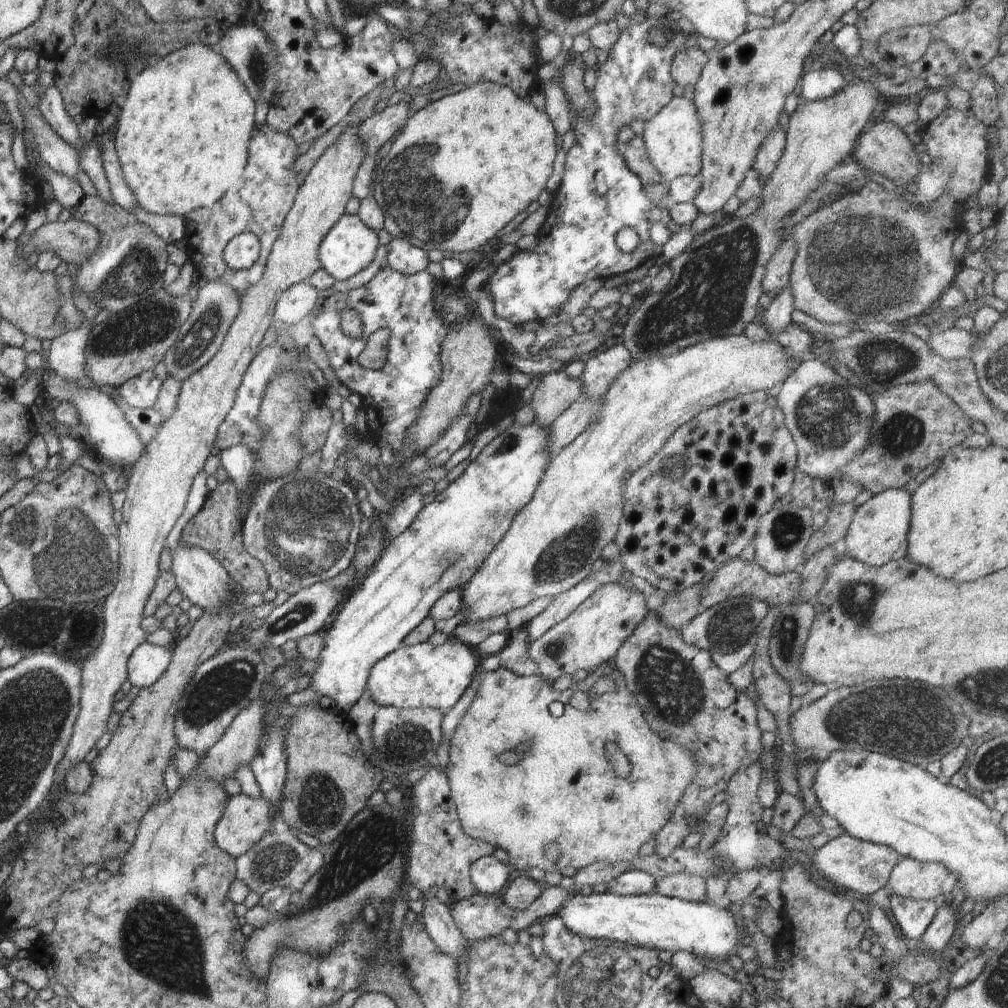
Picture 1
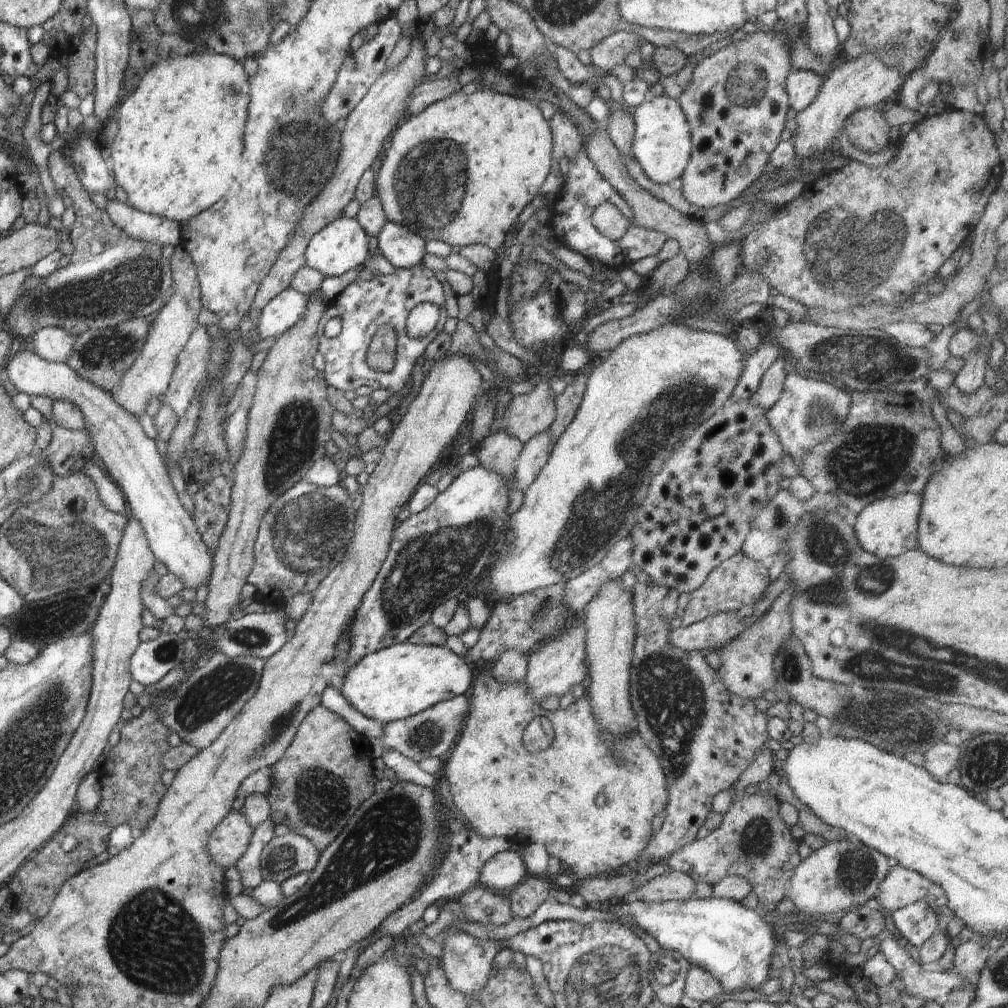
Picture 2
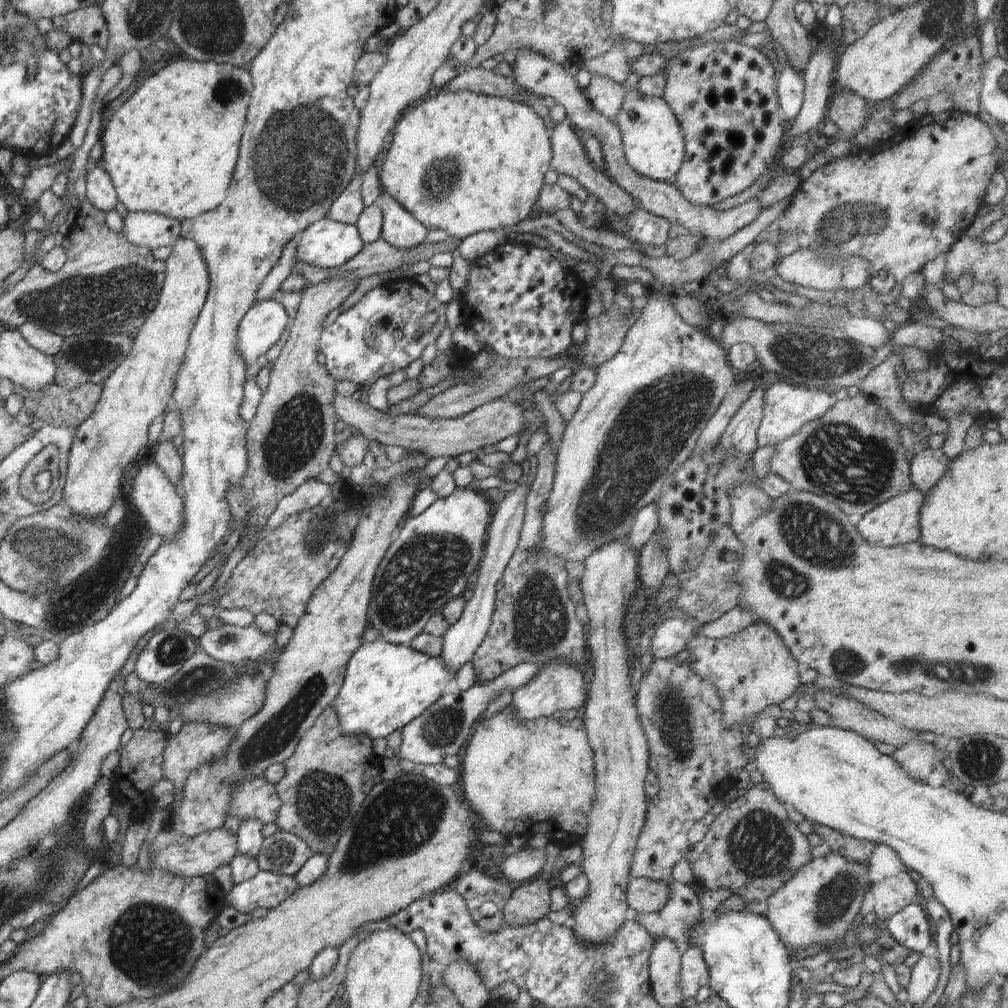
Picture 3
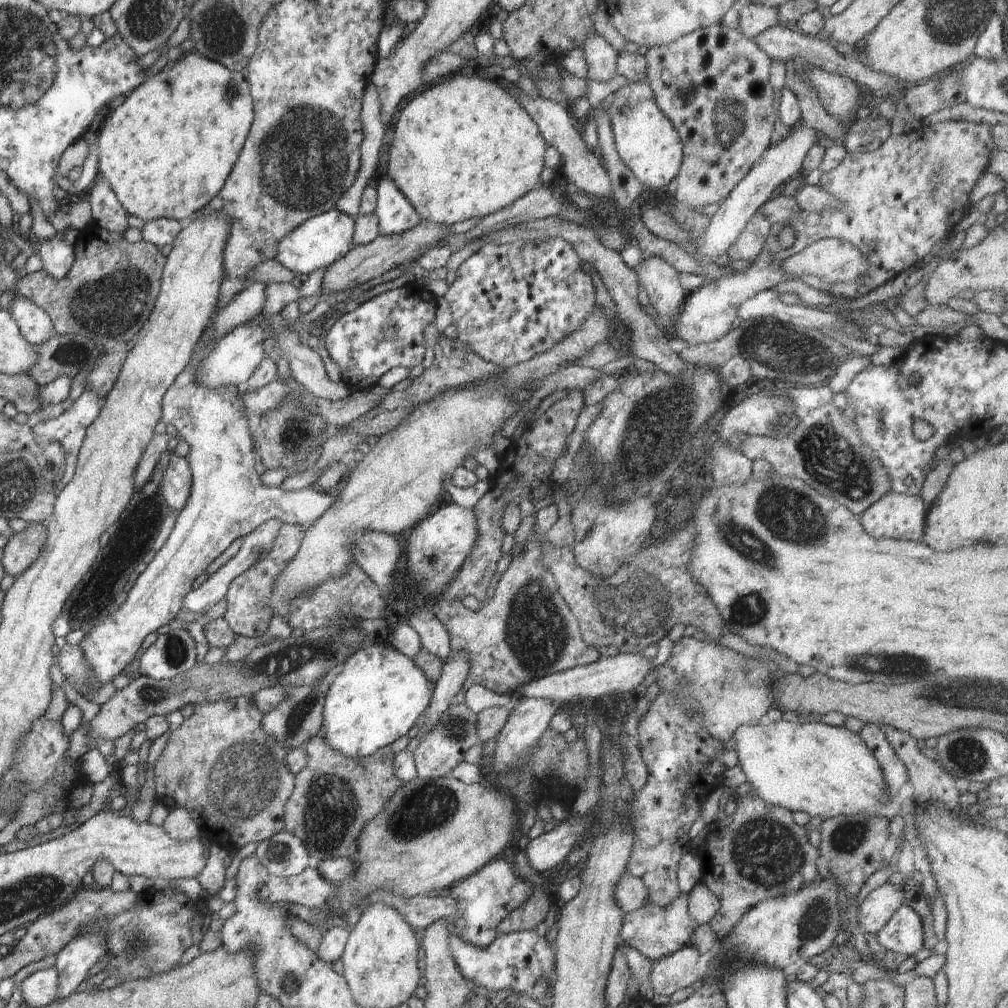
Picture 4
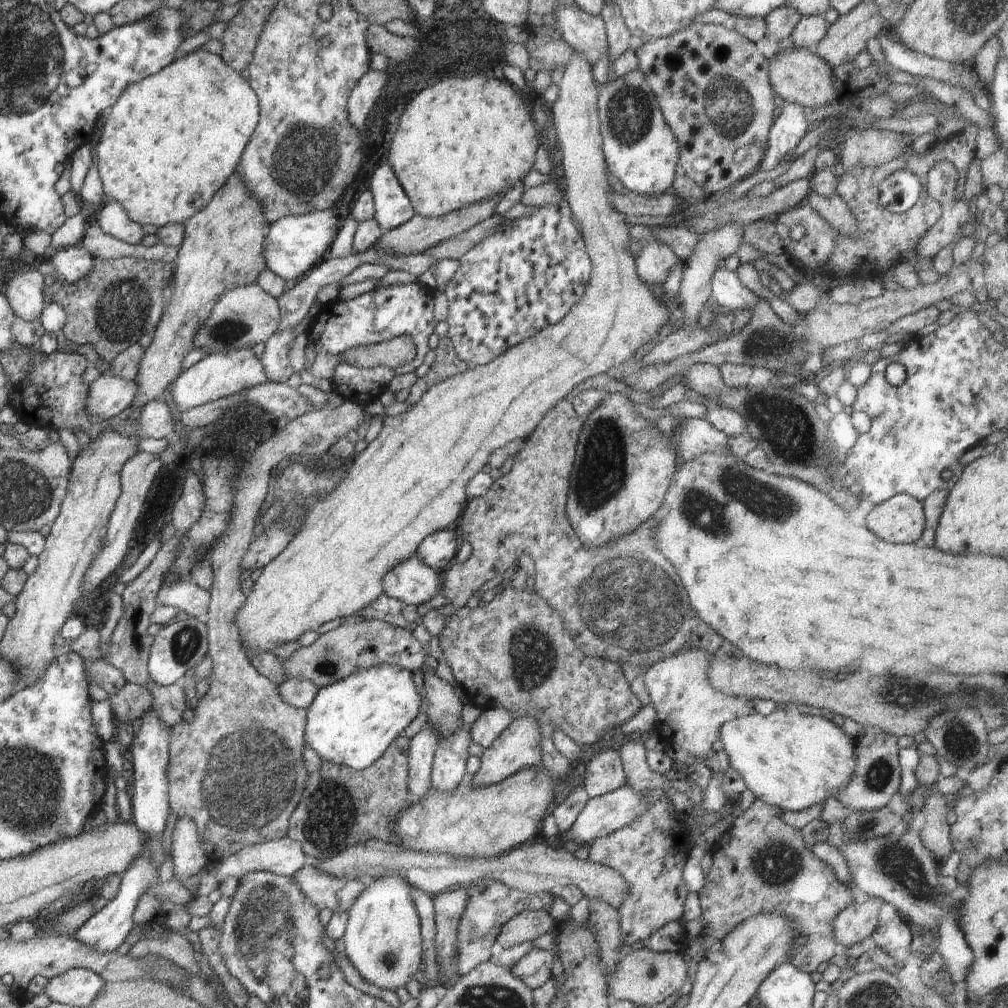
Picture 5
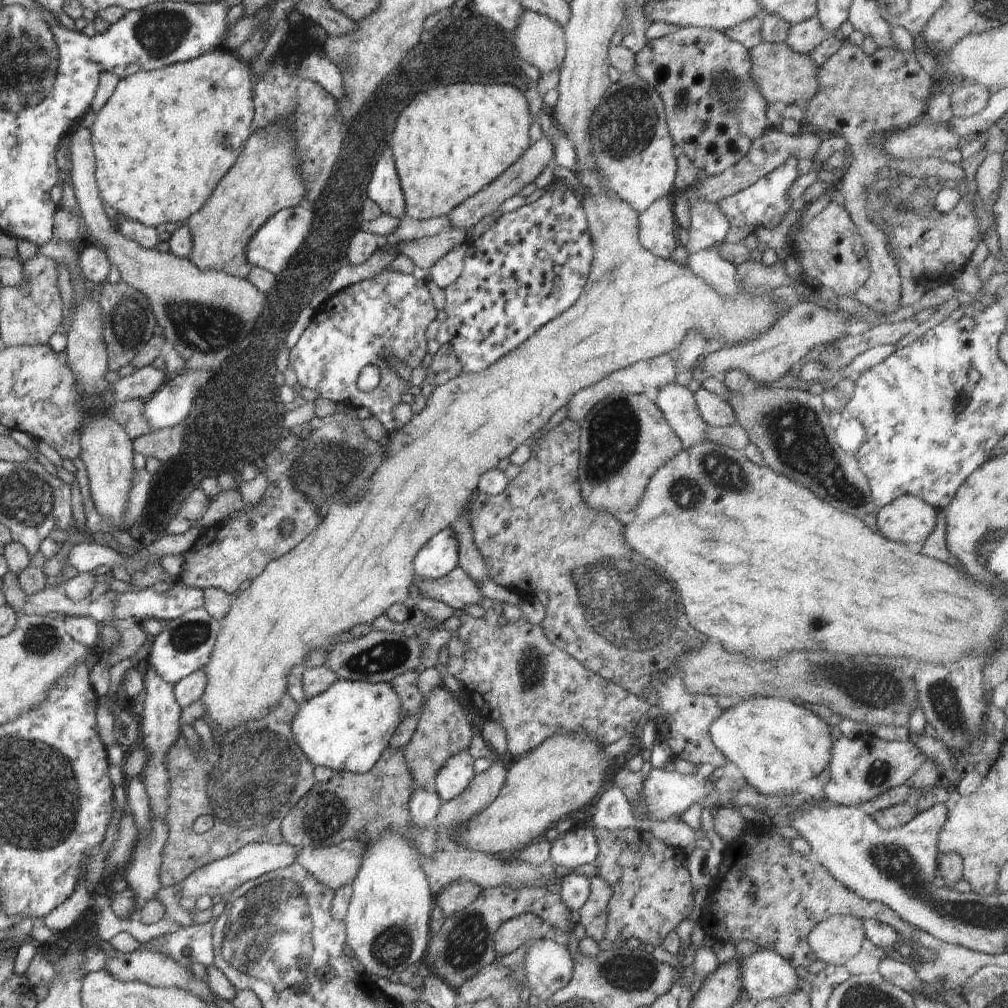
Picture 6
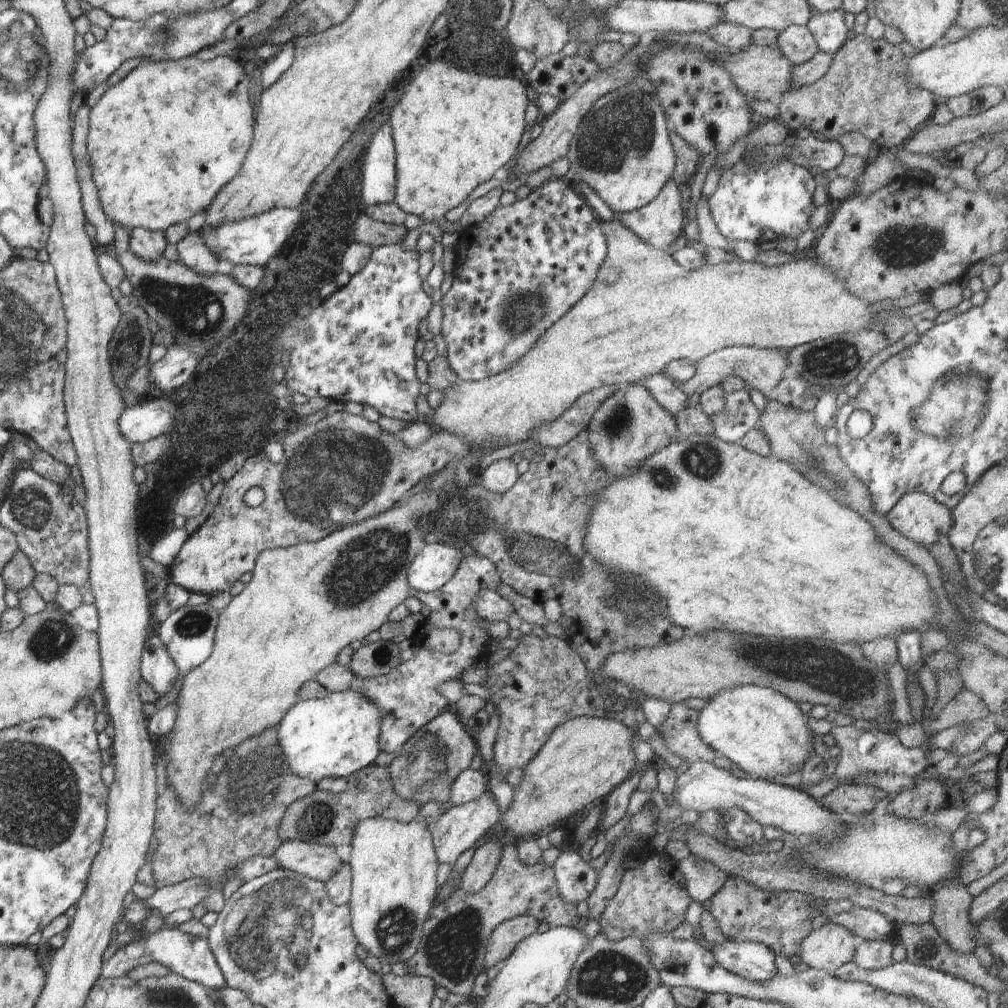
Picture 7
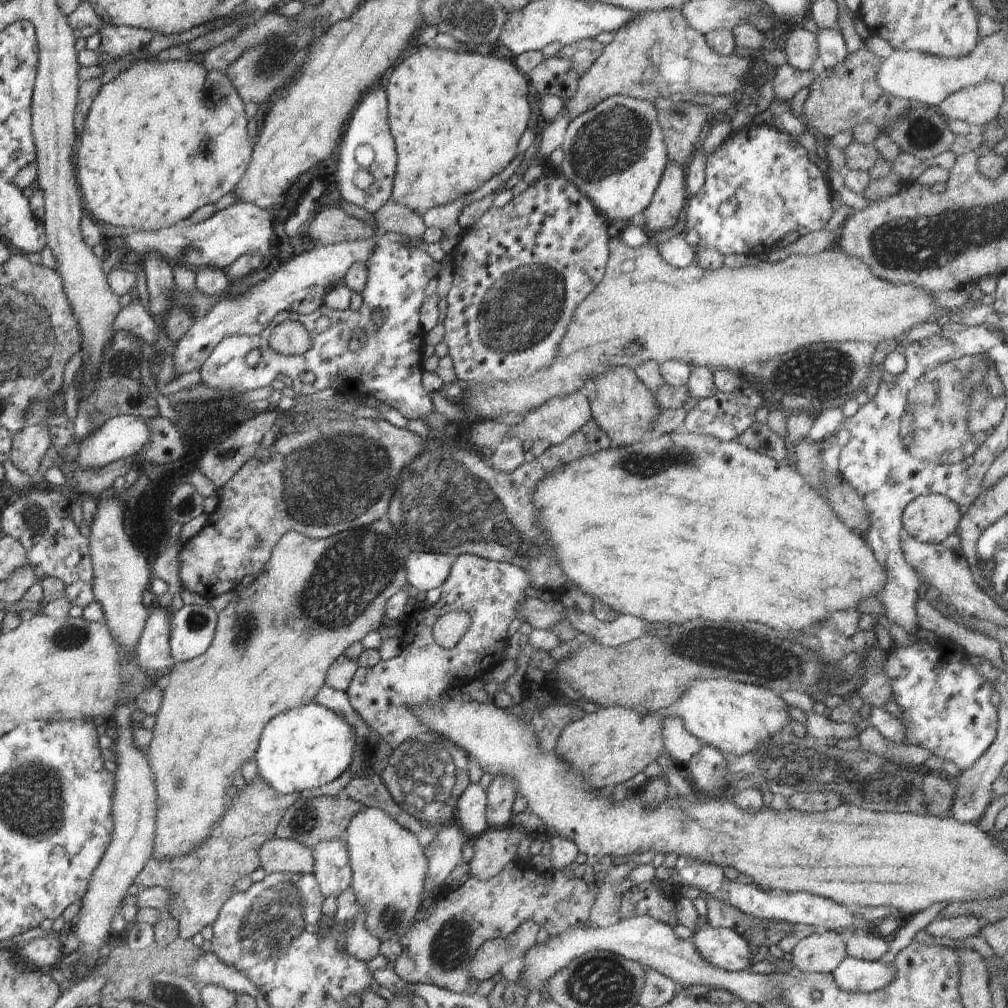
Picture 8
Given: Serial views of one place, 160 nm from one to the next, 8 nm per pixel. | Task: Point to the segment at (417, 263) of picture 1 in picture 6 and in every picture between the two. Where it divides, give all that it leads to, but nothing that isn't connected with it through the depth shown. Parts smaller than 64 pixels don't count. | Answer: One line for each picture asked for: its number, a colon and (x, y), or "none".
2: (403, 249)
3: (400, 229)
4: (394, 211)
5: (393, 207)
6: (384, 189)

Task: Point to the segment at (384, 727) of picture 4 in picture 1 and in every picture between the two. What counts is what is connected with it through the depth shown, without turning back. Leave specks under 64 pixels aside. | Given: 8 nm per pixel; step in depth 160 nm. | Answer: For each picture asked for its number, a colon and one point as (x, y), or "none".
1: (425, 676)
2: (394, 683)
3: (386, 686)

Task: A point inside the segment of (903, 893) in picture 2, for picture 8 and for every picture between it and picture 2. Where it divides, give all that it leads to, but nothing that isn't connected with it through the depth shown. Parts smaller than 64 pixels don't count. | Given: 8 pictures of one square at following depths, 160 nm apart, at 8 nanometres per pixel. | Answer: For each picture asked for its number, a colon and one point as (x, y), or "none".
3: (891, 895)
4: (880, 904)
5: (855, 924)
6: (834, 941)
7: (826, 948)
8: (823, 952)

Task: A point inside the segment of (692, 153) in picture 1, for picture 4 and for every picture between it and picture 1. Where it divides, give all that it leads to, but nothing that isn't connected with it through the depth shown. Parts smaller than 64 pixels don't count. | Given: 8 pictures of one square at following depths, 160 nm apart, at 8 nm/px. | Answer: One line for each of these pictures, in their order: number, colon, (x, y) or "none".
2: (662, 147)
3: (653, 143)
4: (648, 143)

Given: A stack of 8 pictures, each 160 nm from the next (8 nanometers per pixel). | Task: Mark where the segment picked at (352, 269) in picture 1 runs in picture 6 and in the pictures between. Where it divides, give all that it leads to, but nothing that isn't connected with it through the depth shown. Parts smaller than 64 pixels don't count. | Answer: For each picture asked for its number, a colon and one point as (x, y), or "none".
2: (342, 245)
3: (327, 243)
4: (323, 239)
5: (295, 244)
6: (272, 247)

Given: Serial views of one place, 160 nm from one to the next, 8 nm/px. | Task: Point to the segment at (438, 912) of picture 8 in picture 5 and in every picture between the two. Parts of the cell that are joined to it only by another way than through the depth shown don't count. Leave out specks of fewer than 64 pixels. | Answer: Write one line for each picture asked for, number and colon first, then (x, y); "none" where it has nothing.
5: (490, 904)
6: (465, 943)
7: (451, 952)

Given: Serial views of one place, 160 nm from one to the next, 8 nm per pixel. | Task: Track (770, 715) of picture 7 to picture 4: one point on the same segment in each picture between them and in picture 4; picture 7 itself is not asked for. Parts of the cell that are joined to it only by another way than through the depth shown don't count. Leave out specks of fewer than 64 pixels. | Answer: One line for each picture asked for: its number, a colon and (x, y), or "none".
4: (825, 771)
5: (791, 761)
6: (778, 744)

